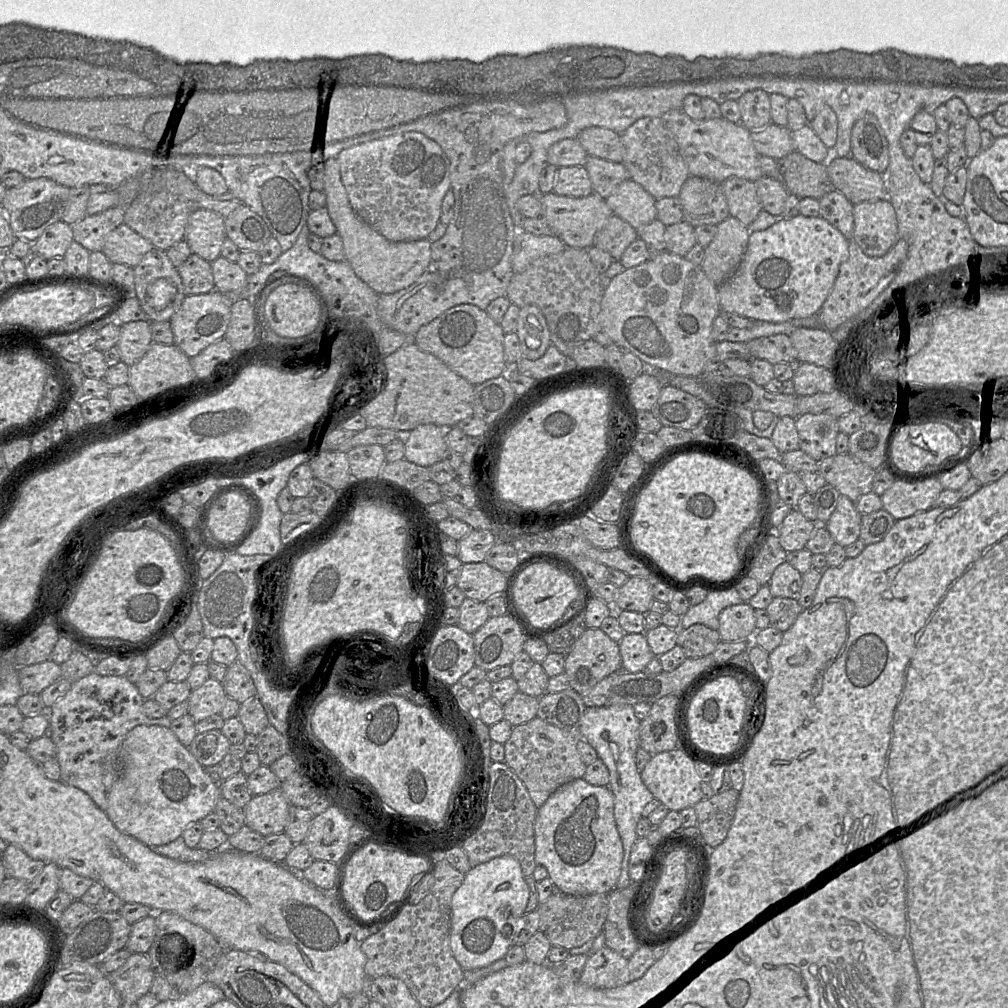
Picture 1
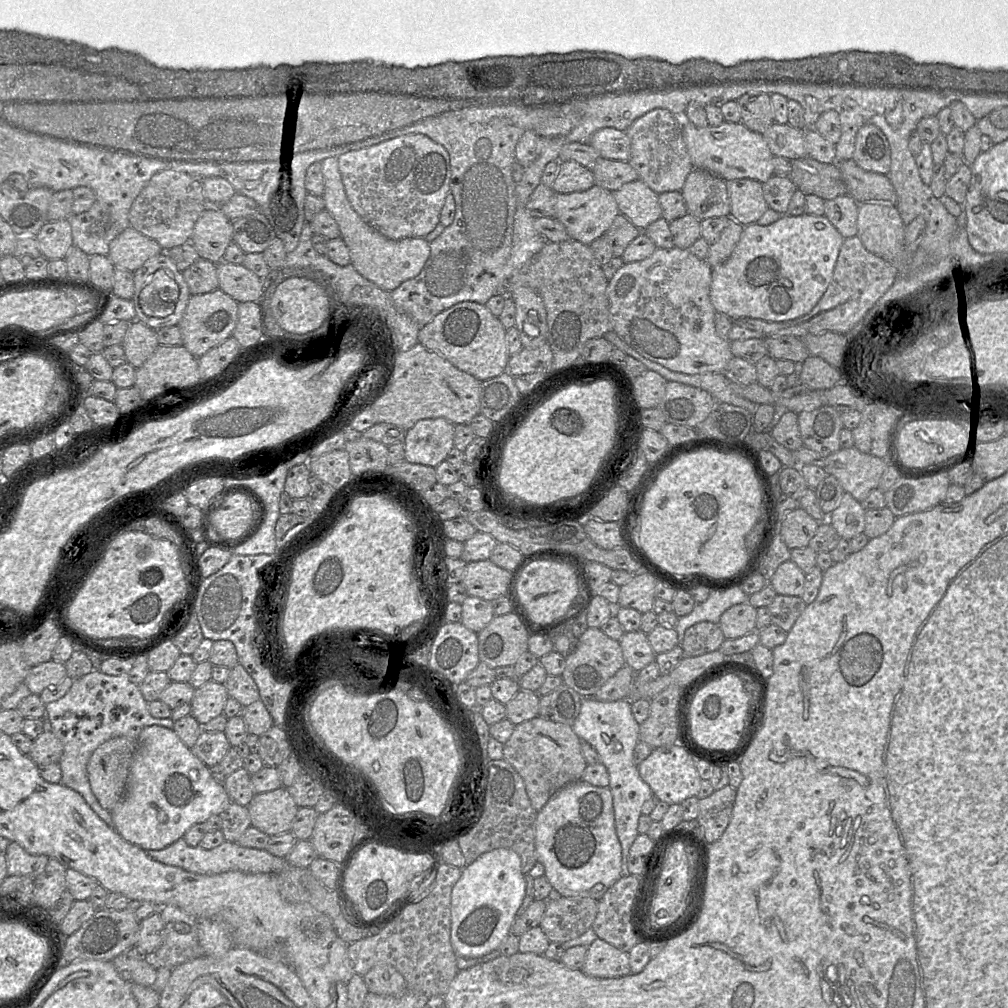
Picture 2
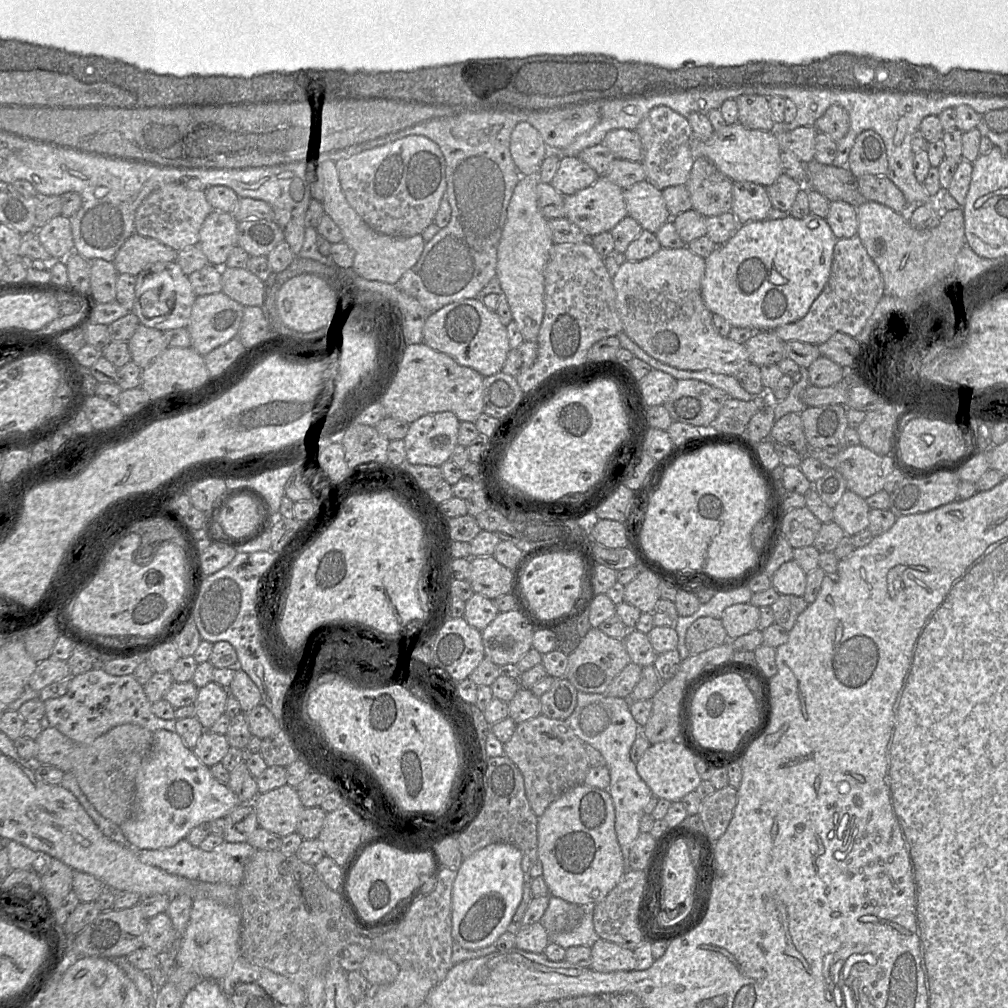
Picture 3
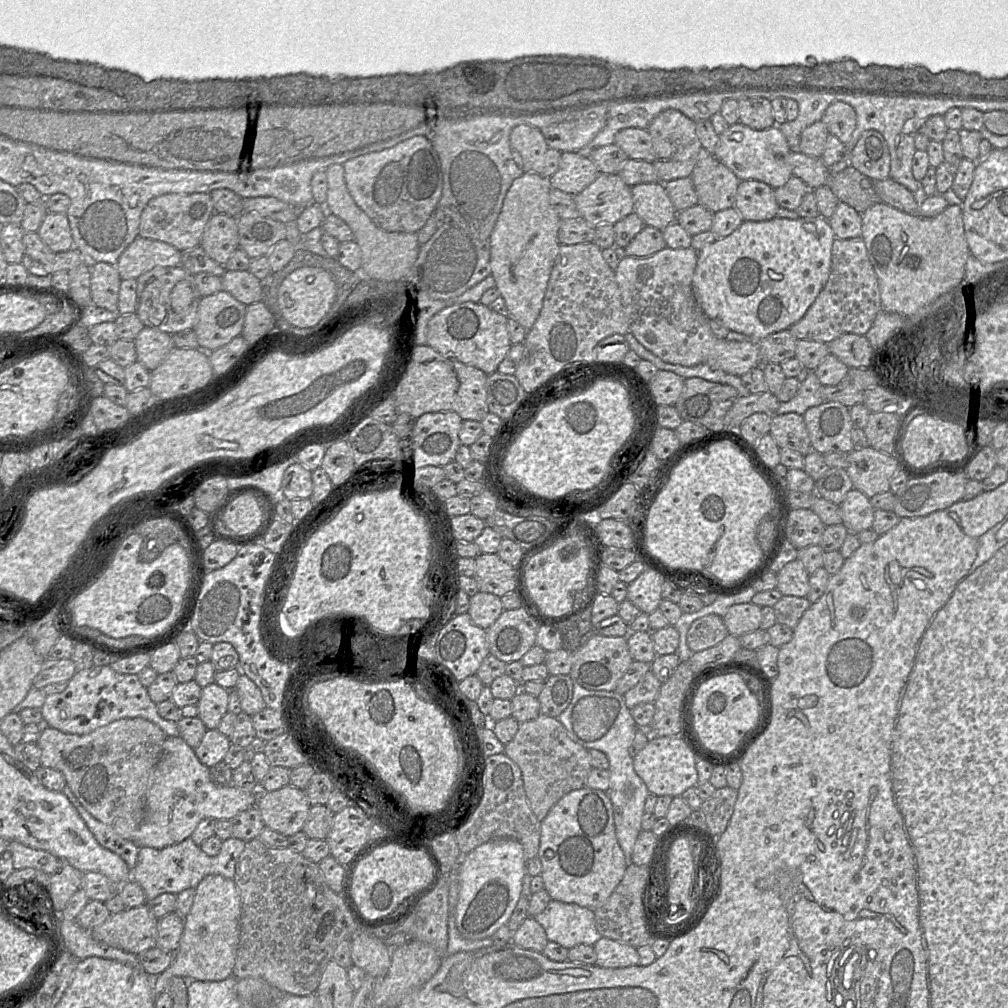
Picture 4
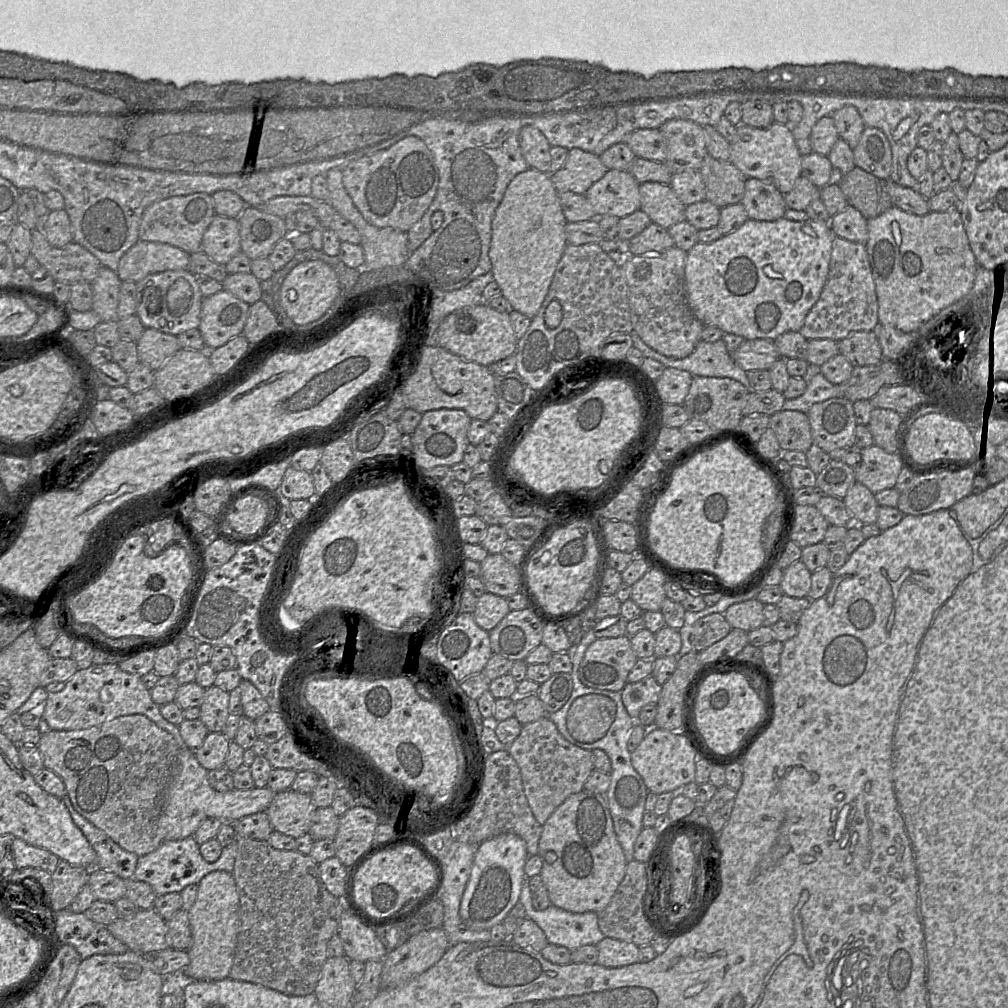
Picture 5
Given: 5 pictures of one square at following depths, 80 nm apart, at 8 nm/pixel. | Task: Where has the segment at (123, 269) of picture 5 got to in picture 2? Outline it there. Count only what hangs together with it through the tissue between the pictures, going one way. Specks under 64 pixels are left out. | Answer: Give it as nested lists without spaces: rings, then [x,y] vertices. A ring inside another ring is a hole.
[[[128,226],[110,242],[107,256],[115,268],[134,272],[162,251],[155,240]]]

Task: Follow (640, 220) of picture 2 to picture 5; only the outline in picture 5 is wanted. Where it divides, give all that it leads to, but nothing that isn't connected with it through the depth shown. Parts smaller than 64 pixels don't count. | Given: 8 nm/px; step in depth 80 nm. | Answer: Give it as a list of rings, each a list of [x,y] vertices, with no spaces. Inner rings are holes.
[[[645,182],[639,185],[641,210],[665,229],[686,219],[686,207],[669,184]]]

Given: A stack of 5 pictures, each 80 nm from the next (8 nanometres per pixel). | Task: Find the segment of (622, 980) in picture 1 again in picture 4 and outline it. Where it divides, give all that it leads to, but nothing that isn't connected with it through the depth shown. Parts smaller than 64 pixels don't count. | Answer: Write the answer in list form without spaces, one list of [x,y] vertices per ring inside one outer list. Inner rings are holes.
[[[601,937],[593,945],[596,965],[603,968],[622,968],[639,965],[637,948],[628,944]]]

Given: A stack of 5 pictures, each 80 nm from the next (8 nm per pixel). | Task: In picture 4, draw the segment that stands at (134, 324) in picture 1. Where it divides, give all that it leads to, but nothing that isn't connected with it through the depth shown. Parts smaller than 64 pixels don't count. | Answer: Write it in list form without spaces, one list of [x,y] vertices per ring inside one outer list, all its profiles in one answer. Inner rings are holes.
[[[144,326],[134,339],[137,362],[149,371],[155,369],[174,348],[170,334]]]

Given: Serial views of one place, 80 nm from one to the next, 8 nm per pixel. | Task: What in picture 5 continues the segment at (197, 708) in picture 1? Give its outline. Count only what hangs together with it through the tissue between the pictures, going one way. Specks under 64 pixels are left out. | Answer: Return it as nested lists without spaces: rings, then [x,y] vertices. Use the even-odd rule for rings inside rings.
[[[210,686],[204,691],[199,719],[209,732],[222,732],[229,715],[229,692],[217,686]]]

